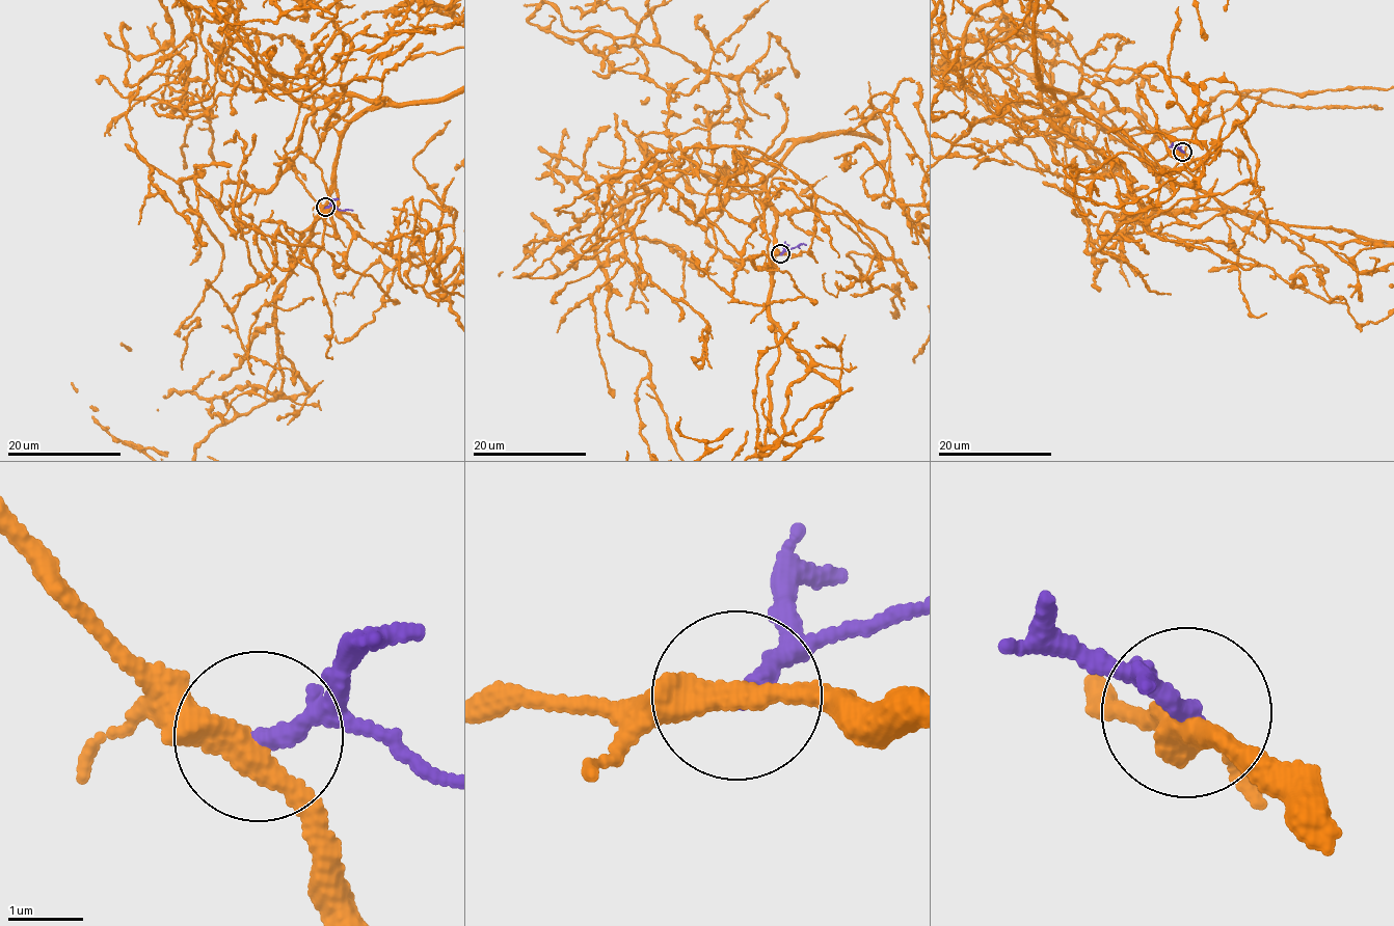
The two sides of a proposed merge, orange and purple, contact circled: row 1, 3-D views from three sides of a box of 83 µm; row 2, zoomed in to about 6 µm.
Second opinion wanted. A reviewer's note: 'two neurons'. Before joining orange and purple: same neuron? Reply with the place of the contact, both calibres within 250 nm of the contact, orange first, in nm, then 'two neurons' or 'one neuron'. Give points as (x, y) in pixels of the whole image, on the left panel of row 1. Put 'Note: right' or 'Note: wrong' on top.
Note: right
at (325, 207); 320 nm thick on the orange side, 260 nm on the other; two neurons

